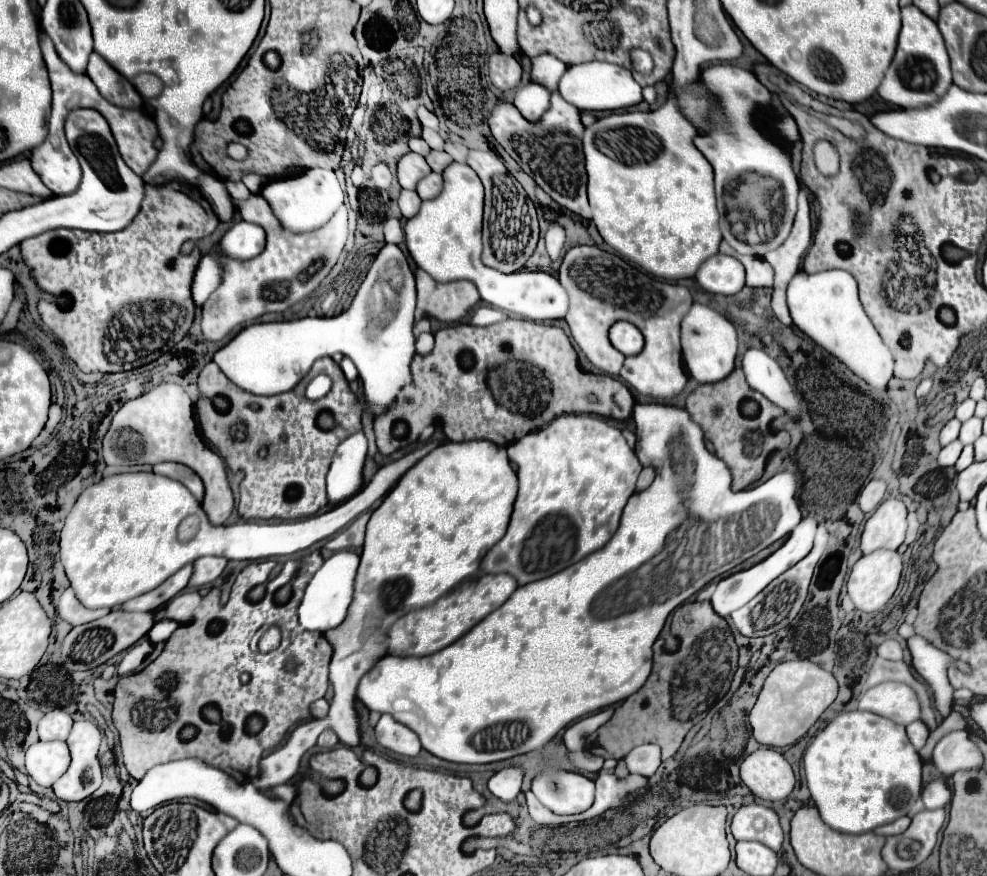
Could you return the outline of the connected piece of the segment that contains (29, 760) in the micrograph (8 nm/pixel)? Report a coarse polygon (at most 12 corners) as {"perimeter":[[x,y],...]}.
{"perimeter":[[38,741],[26,751],[26,771],[42,787],[66,773],[64,741]]}

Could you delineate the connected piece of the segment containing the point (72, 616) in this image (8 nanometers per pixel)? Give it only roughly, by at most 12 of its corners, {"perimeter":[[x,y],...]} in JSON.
{"perimeter":[[72,589],[62,595],[58,615],[70,625],[104,617],[104,609],[86,609]]}

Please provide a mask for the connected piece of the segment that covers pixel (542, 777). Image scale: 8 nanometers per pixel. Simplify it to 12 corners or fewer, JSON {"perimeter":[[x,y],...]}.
{"perimeter":[[566,769],[542,771],[532,793],[552,813],[582,813],[594,781]]}

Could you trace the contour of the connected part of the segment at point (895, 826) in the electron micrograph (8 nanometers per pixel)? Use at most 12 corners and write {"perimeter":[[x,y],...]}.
{"perimeter":[[900,817],[896,821],[874,829],[874,833],[900,835],[908,829],[910,817]]}

